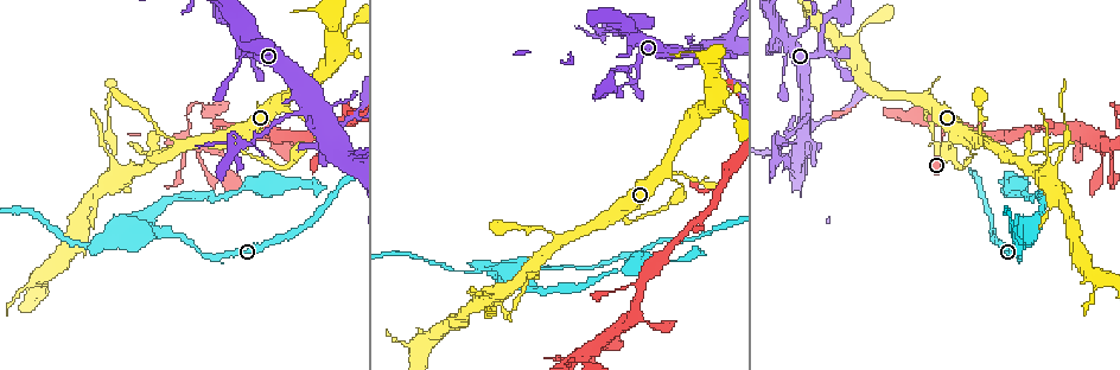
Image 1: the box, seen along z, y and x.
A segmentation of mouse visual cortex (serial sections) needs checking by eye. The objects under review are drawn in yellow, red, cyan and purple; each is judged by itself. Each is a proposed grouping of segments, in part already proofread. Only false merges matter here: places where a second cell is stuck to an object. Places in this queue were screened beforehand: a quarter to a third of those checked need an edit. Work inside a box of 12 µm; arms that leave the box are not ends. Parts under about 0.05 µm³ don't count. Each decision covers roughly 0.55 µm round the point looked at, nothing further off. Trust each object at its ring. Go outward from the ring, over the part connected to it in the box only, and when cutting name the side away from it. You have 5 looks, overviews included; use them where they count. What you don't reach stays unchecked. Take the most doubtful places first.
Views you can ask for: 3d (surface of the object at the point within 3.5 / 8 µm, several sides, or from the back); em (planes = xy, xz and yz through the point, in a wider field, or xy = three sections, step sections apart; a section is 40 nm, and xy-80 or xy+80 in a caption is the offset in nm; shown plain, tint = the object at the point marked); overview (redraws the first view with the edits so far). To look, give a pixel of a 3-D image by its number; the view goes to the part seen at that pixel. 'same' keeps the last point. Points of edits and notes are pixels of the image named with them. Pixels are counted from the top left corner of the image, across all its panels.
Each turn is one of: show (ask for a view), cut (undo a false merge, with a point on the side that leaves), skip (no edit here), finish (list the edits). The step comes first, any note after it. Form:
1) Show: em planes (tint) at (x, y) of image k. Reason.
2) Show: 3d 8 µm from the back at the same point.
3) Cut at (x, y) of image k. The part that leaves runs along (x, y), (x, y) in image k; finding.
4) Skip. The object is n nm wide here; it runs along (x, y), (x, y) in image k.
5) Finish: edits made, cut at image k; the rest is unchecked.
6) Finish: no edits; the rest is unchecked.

Show: 3d 3.5 µm at (1052, 174) of image 1. Thick turns thin.

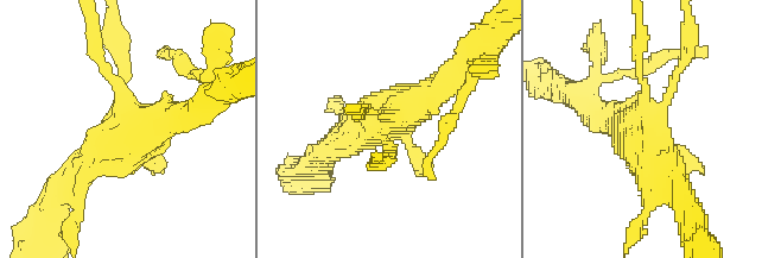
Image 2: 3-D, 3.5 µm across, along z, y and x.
Show: em xy step 3 (tint) at (654, 120) of image 2.

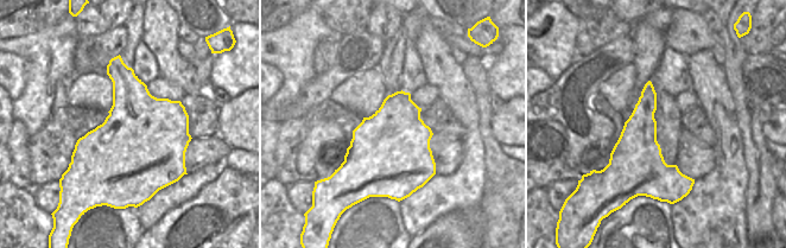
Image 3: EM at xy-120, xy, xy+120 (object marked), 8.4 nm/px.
Skip. All the same cell.

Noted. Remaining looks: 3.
Show: 3d 8 µm at (715, 194) of image 1. Arms part here.

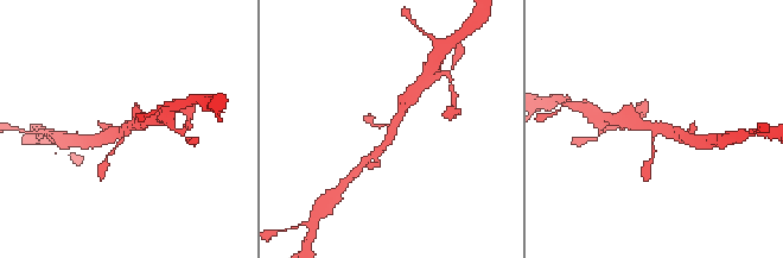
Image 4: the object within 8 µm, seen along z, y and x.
Show: em xy step 5 (tint) at (658, 133) of image 4.

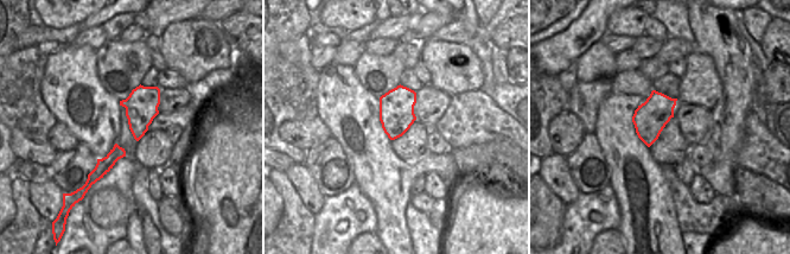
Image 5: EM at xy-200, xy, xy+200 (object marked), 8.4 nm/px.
Skip. It runs along (371, 124), (390, 127), (373, 155) in image 4; one cell here.

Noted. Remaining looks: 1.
Finish: no edits; the rest is unchecked.

